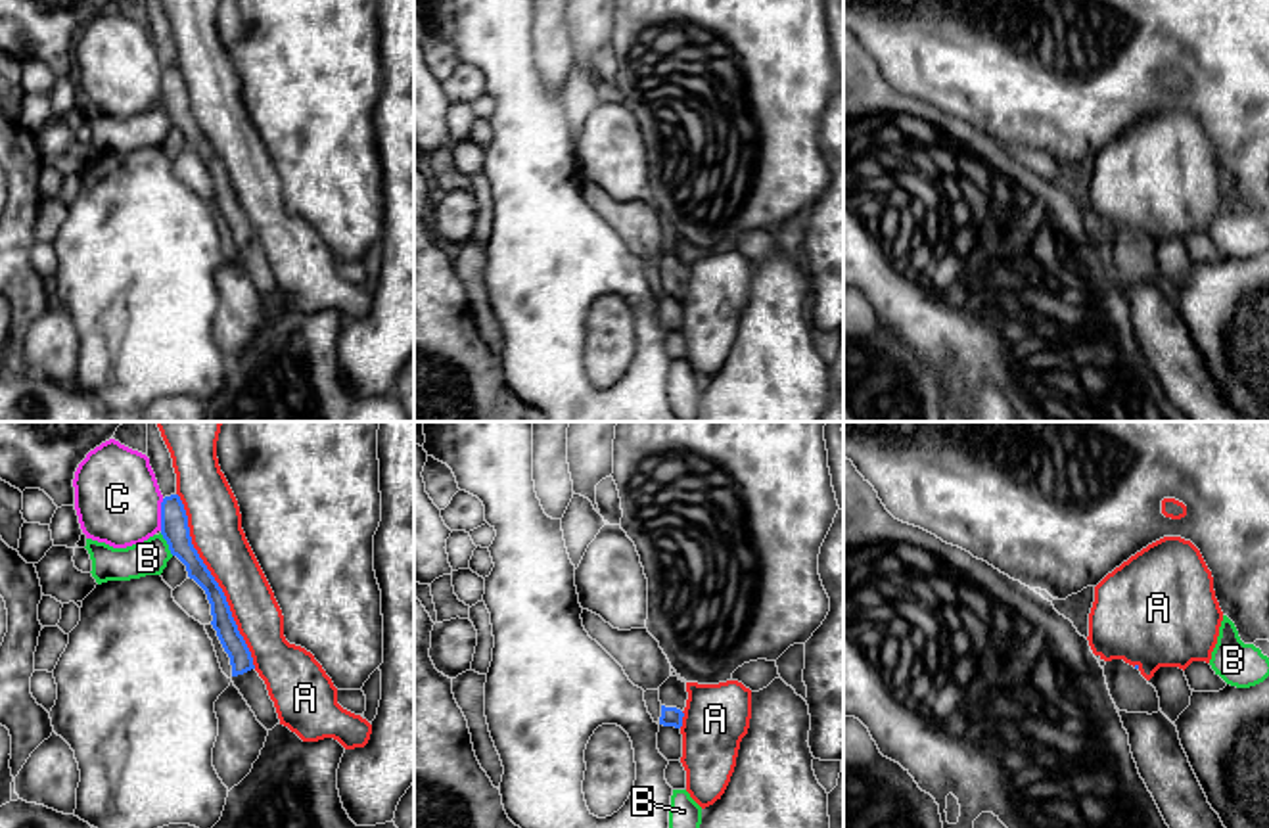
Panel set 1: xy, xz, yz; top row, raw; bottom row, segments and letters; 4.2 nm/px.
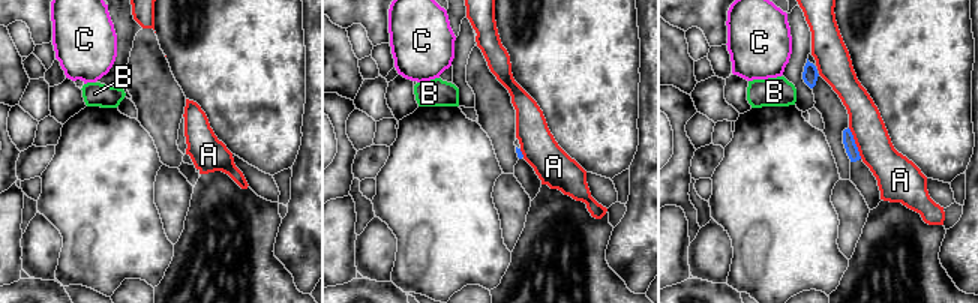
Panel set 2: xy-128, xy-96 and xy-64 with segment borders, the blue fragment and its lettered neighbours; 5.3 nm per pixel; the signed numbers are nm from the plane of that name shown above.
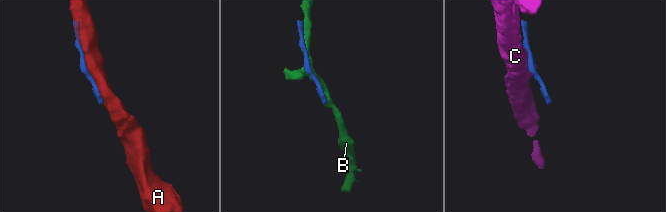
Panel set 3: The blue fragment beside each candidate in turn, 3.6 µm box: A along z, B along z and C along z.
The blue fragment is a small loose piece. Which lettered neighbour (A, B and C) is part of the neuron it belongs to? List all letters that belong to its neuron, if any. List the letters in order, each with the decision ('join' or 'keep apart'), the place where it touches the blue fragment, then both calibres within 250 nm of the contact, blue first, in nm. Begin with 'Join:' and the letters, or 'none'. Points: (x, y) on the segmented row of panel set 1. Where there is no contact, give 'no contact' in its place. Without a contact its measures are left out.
Join: none
A: keep apart; contact xy (215, 581); calibres 110 and 220 nm
B: keep apart; contact xy (167, 543); calibres 120 and 140 nm
C: keep apart; contact xy (161, 514); calibres 120 and 360 nm

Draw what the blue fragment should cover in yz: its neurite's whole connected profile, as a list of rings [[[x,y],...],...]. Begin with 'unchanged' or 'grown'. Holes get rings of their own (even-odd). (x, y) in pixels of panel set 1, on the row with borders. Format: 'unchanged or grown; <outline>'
grown; [[[1112,659],[1104,665],[1110,696],[1119,711],[1158,713],[1160,698],[1156,688],[1141,675],[1139,665]]]

